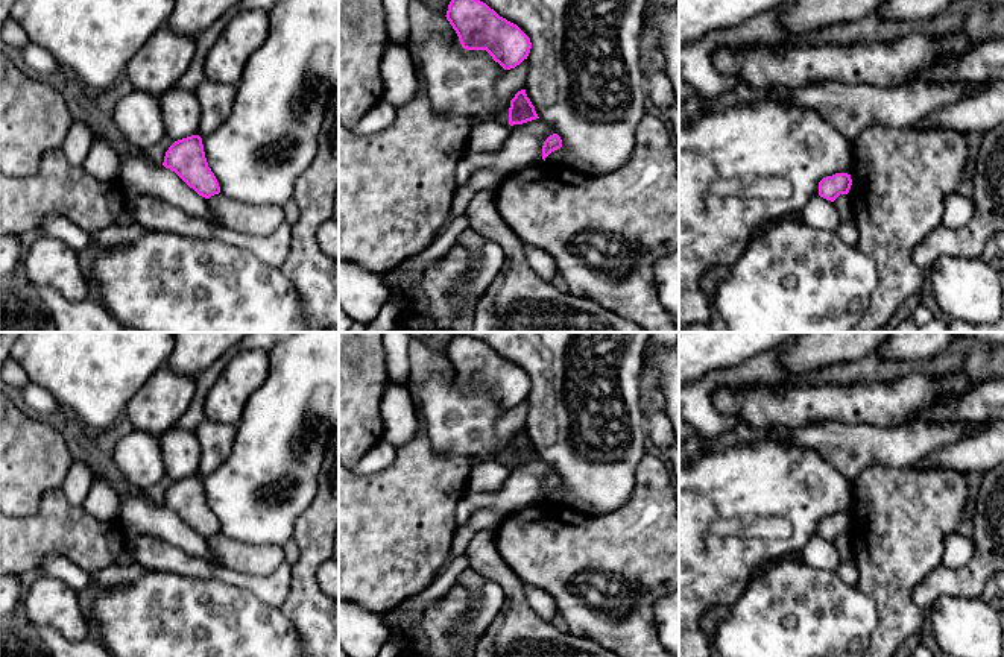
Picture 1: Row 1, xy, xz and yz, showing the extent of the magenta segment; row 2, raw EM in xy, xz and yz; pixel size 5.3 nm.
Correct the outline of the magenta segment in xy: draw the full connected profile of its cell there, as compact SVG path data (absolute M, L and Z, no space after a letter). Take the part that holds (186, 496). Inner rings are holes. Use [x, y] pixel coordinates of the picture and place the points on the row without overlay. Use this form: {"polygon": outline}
{"polygon": "M199 475L175 481L166 492L163 505L175 511L190 528L205 539L220 533L219 522L208 507Z"}

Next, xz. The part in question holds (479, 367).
{"polygon": "M457 332L445 357L463 388L486 390L504 410L515 408L530 393L530 378L477 338Z"}

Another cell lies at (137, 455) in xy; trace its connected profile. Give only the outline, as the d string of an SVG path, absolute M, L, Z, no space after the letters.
M134 429L120 437L111 457L120 475L140 492L166 476L159 437L149 432Z

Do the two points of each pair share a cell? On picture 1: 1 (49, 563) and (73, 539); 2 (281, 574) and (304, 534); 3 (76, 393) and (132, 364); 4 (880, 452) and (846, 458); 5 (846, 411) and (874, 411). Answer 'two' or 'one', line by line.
1: two
2: two
3: one
4: one
5: one

